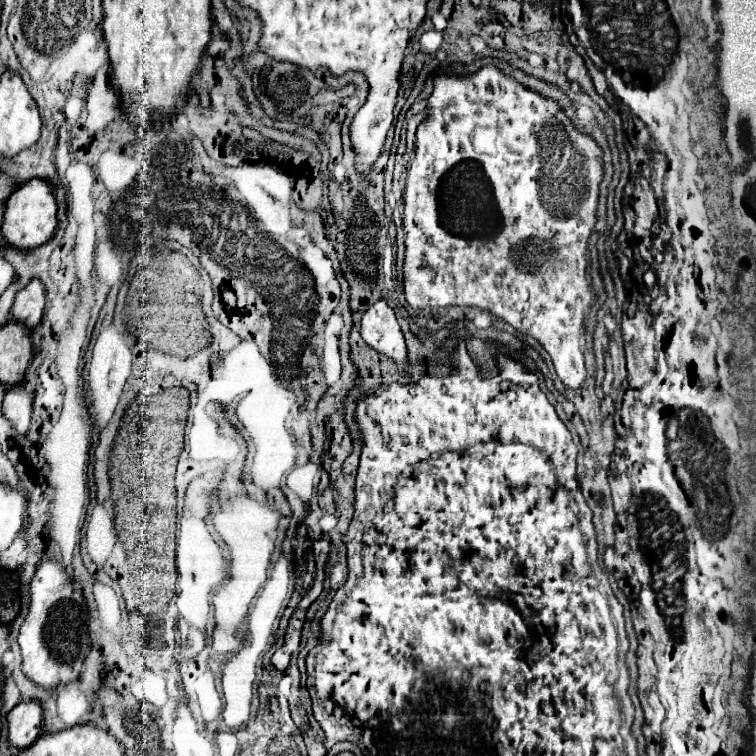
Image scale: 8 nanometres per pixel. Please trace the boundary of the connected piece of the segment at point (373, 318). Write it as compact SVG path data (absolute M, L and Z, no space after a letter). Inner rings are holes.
M386 300L374 302L360 320L360 334L368 346L392 358L402 372L408 368L406 344L396 322L394 310L386 304Z

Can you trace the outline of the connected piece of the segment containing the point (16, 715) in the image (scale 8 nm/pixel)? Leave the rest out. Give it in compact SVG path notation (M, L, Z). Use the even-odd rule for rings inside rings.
M20 702L8 714L8 742L22 750L34 744L42 730L42 706L40 702Z

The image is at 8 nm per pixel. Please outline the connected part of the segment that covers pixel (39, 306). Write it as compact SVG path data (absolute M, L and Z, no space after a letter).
M38 278L30 280L28 286L16 294L16 300L12 306L14 320L24 324L28 330L32 330L44 314L44 296L46 296L46 290L42 282Z

